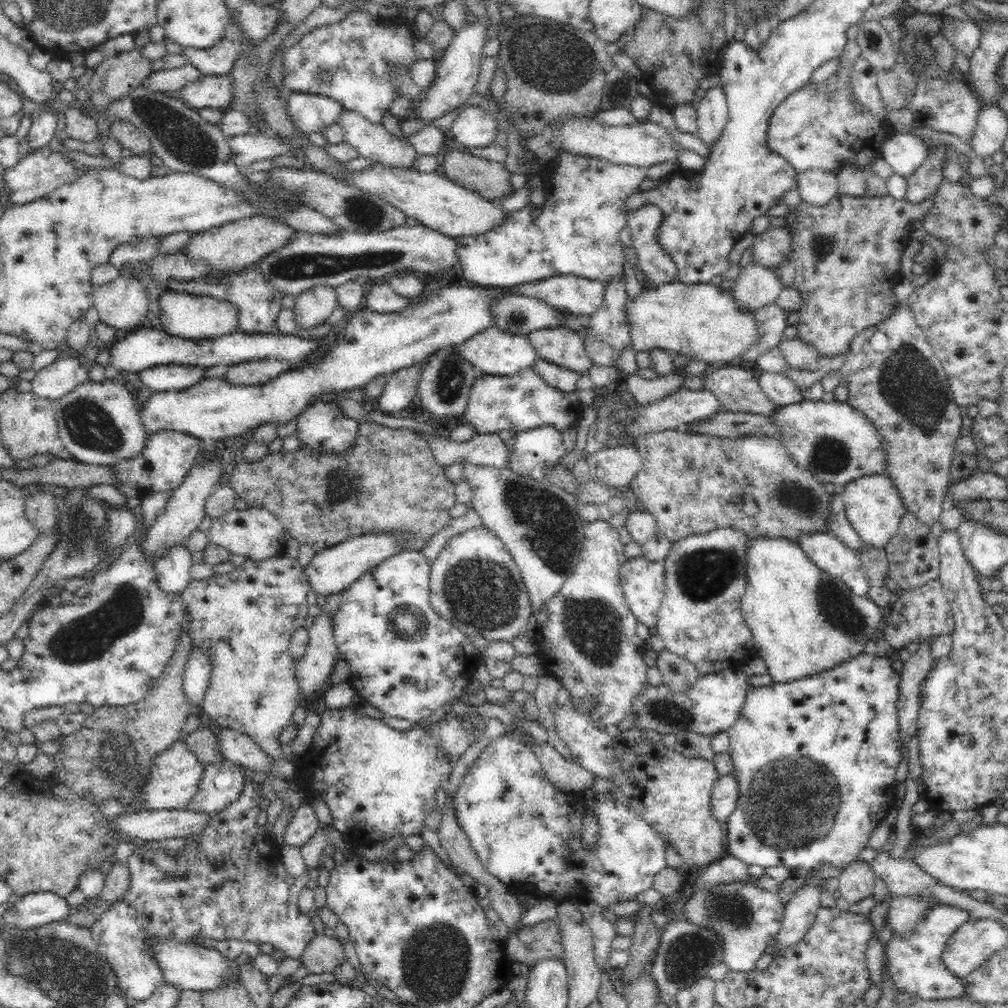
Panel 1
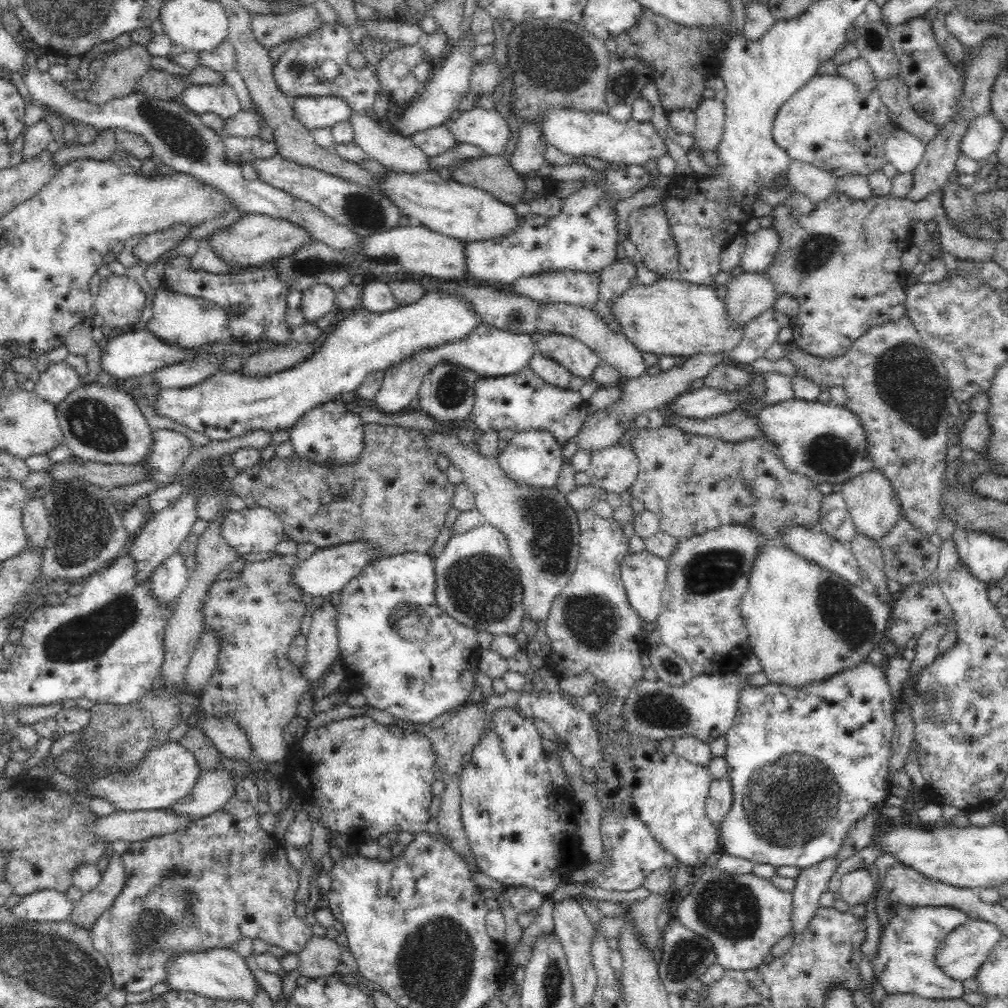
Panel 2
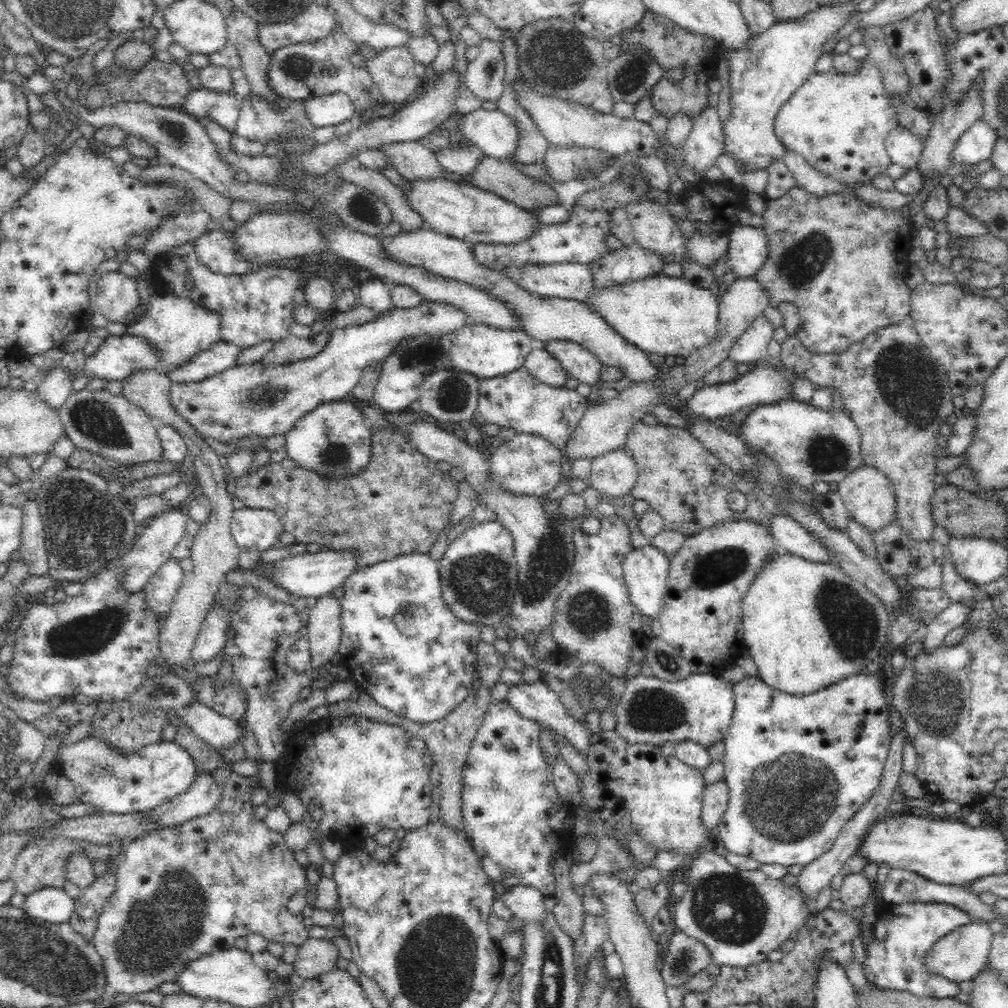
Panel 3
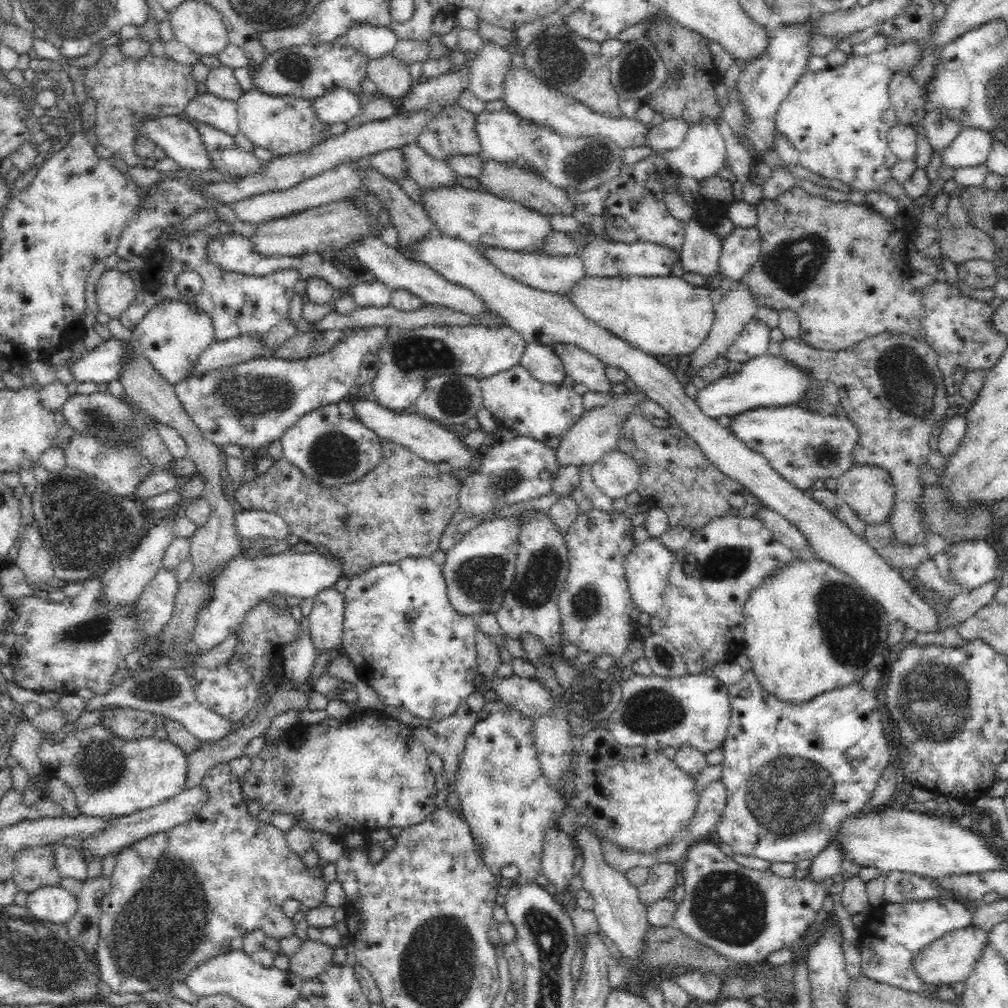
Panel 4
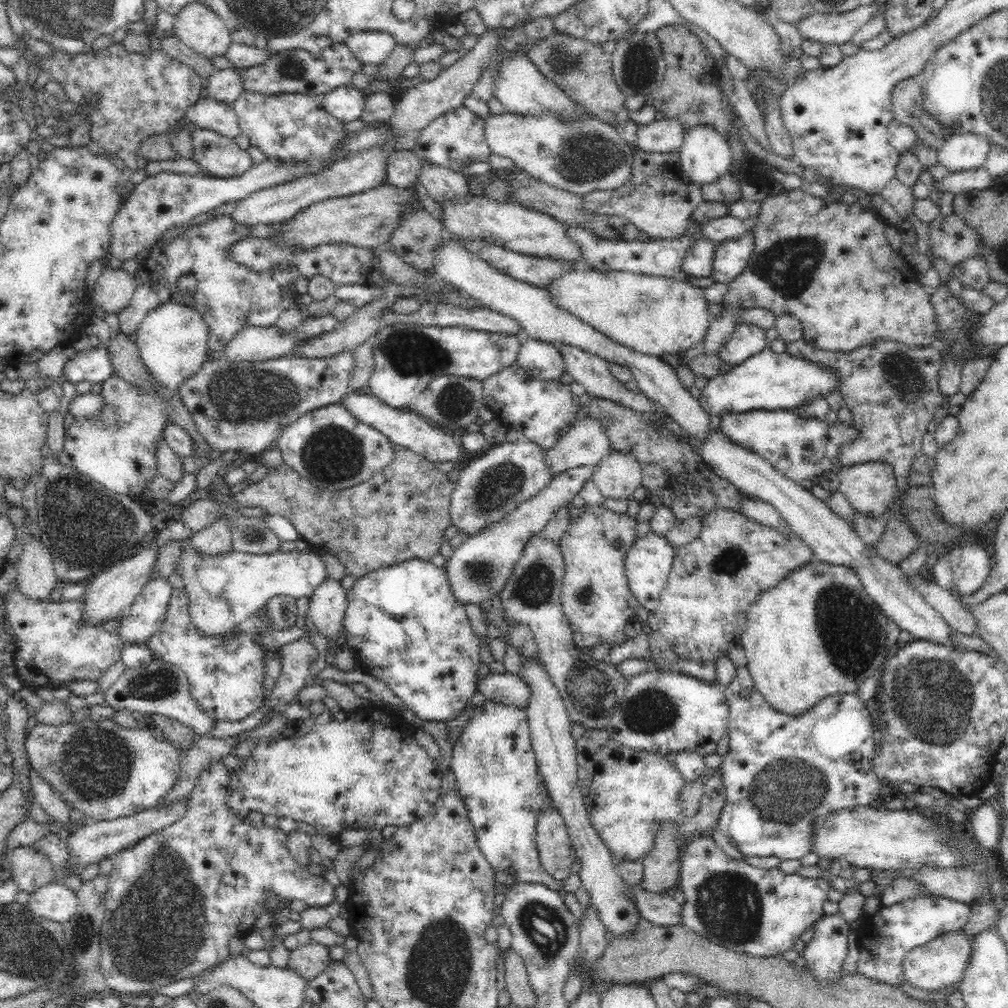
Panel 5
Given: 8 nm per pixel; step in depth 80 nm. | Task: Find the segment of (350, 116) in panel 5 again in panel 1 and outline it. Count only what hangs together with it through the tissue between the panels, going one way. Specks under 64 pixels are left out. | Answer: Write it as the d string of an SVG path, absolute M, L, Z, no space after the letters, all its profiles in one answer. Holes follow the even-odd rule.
M288 92L286 97L286 112L290 121L303 133L320 132L334 124L344 108L340 103L327 96L312 92Z

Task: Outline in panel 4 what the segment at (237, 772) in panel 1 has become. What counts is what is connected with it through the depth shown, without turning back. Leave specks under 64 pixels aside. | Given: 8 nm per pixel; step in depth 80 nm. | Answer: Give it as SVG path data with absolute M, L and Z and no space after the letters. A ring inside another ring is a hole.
M194 784L192 788L186 787L180 794L158 804L152 808L148 808L142 811L134 812L129 816L122 816L114 819L99 835L93 837L86 837L82 839L84 842L84 849L81 854L86 857L86 861L95 856L104 856L108 852L118 853L126 846L142 840L157 832L164 832L174 828L179 824L185 823L192 817L196 817L200 814L200 810L204 808L204 804L210 802L210 795L207 790L203 788L201 784Z

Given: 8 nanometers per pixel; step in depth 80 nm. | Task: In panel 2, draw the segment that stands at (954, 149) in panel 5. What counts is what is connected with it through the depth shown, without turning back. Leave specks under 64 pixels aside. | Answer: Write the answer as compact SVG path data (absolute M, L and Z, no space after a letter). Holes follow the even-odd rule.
M992 111L987 112L984 116L977 116L970 122L964 133L960 150L972 160L983 161L997 152L1005 132L1006 128Z

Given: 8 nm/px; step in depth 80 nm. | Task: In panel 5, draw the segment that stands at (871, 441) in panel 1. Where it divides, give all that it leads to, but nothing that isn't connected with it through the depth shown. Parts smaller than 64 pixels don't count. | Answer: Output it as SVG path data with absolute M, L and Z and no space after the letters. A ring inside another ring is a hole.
M796 409L727 412L721 417L719 429L732 442L759 454L777 472L805 489L811 488L814 476L825 478L840 473L844 468L839 457L840 449L859 436L856 428L839 419L829 423L816 417L804 417Z

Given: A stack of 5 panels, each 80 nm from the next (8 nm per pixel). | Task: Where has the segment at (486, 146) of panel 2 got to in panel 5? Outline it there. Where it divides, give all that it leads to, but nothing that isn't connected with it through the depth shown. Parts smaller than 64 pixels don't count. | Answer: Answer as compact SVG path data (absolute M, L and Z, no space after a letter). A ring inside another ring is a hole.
M508 111L487 114L484 118L484 136L490 154L510 158L518 170L578 196L596 190L613 190L630 179L632 146L628 145L610 123L598 117L564 123L554 113L517 115Z

